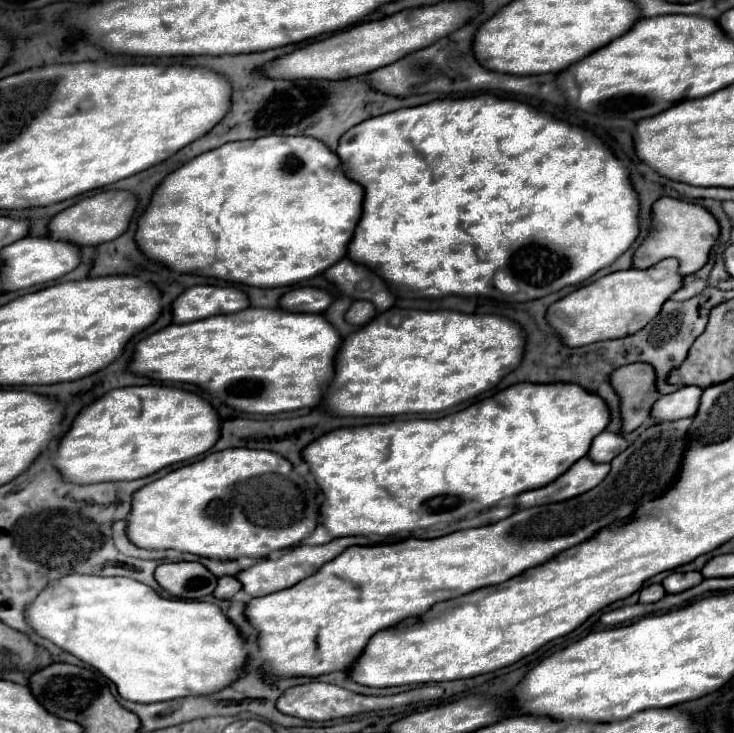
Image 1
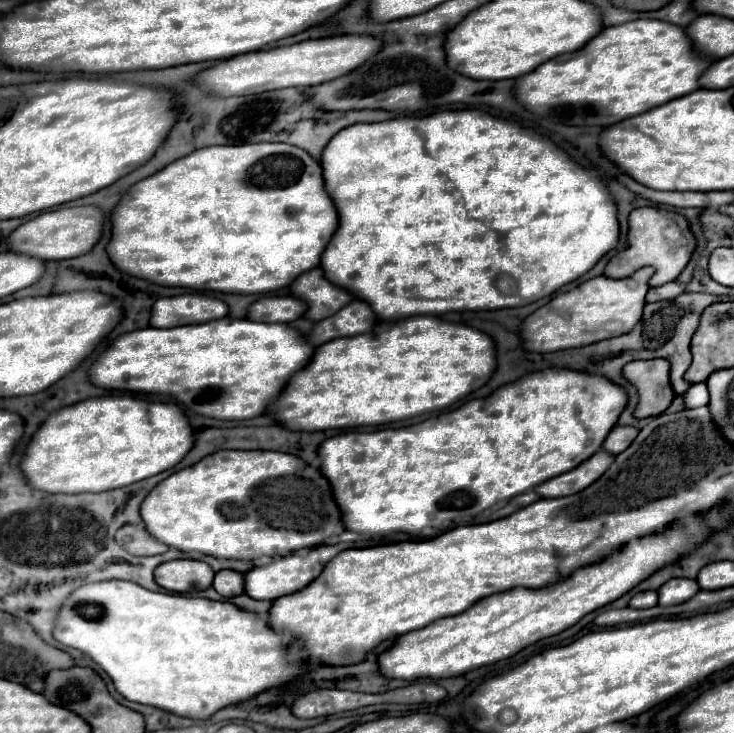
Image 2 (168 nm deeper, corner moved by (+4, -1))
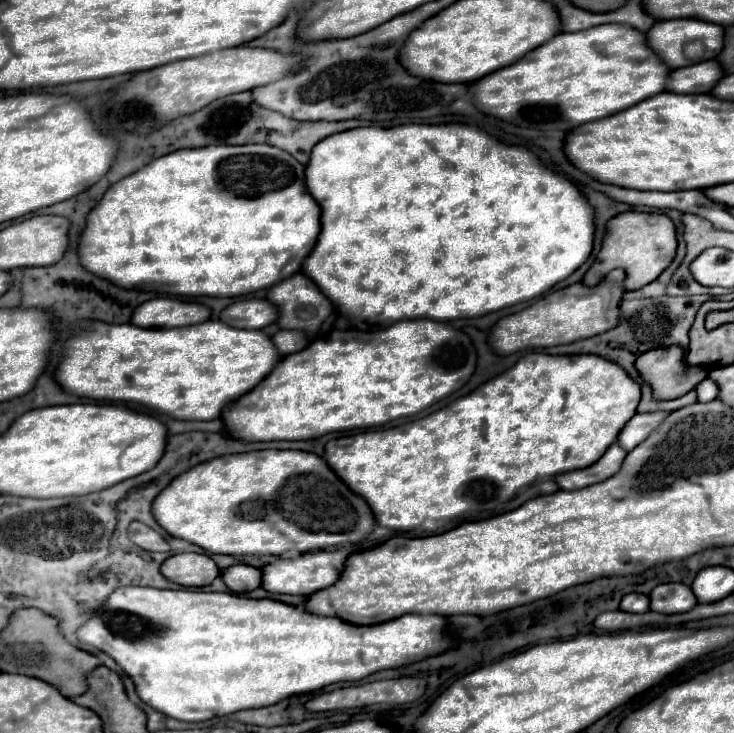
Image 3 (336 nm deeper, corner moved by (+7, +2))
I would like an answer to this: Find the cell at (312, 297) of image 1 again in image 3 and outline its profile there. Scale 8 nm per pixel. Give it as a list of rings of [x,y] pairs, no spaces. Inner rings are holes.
[[[238,300],[220,312],[220,320],[232,328],[260,330],[276,320],[276,308],[268,300]]]

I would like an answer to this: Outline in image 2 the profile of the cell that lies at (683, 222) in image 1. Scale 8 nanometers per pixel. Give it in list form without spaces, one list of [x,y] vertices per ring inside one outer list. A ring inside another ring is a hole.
[[[641,207],[629,215],[629,245],[619,251],[609,265],[605,267],[607,277],[627,277],[645,265],[655,267],[655,275],[651,277],[651,287],[665,285],[675,281],[679,273],[687,267],[693,251],[697,247],[697,239],[689,229],[689,221],[673,211],[661,207]]]

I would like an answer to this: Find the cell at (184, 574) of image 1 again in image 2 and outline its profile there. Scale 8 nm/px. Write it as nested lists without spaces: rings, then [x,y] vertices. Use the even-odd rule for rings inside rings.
[[[177,559],[161,563],[155,569],[155,581],[173,593],[197,593],[205,591],[213,583],[213,569],[203,561]]]

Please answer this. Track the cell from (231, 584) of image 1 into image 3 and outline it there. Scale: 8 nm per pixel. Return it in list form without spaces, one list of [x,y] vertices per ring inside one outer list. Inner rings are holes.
[[[234,564],[222,572],[222,578],[232,592],[242,594],[256,590],[262,584],[262,570],[246,564]]]

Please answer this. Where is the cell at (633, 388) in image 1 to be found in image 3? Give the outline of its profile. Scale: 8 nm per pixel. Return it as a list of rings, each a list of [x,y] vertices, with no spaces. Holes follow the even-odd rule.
[[[668,346],[644,352],[636,360],[642,378],[652,386],[658,400],[680,398],[696,388],[706,376],[706,366],[690,366],[684,360],[684,348]]]

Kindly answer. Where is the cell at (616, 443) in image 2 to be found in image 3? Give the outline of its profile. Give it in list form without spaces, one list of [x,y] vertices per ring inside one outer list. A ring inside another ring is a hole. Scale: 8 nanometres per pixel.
[[[646,412],[646,414],[636,414],[628,424],[626,428],[620,432],[618,436],[618,444],[624,448],[624,450],[632,450],[636,444],[644,442],[658,426],[660,422],[666,420],[666,416],[670,416],[670,412]]]

